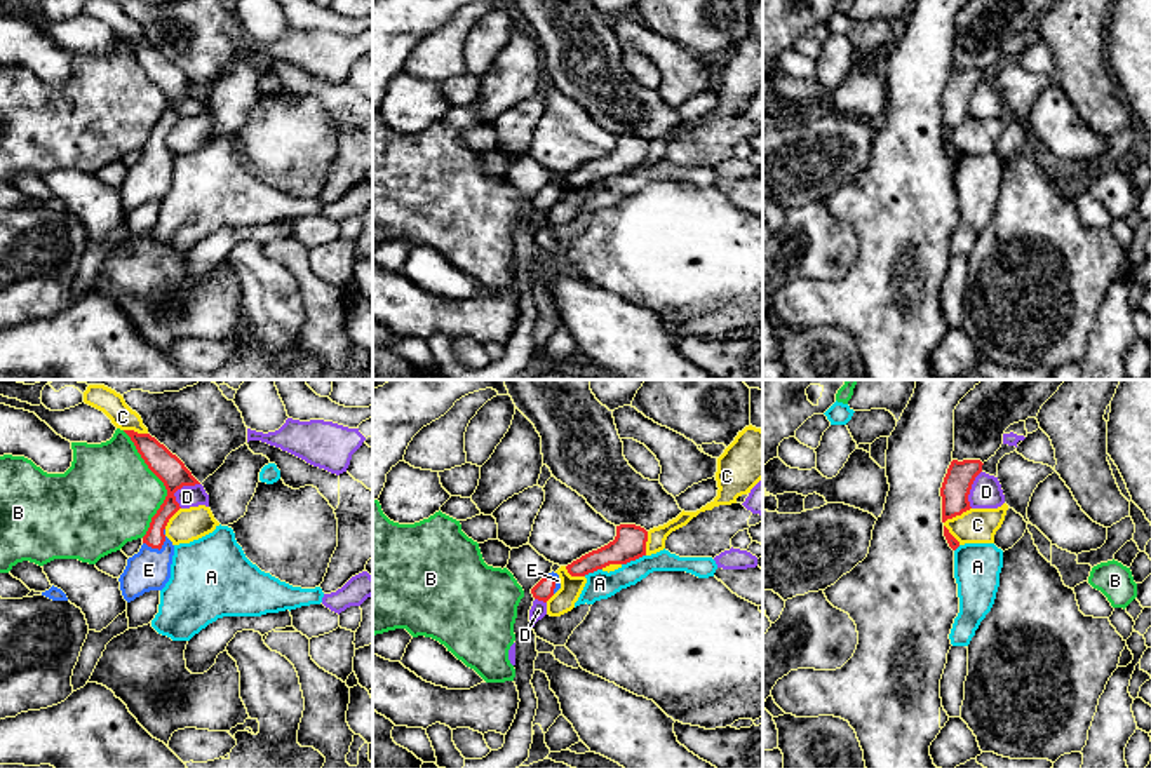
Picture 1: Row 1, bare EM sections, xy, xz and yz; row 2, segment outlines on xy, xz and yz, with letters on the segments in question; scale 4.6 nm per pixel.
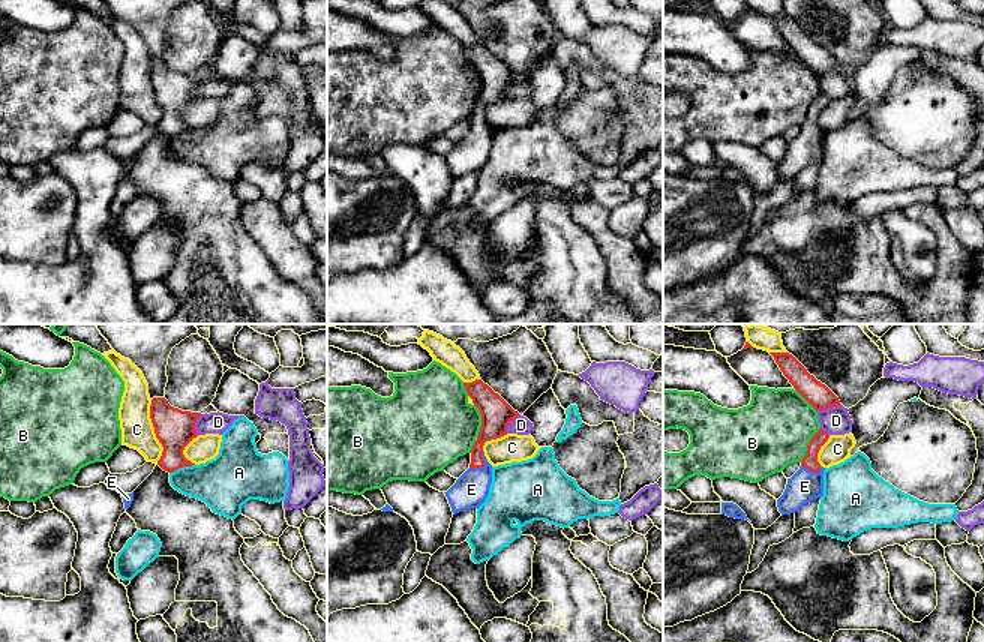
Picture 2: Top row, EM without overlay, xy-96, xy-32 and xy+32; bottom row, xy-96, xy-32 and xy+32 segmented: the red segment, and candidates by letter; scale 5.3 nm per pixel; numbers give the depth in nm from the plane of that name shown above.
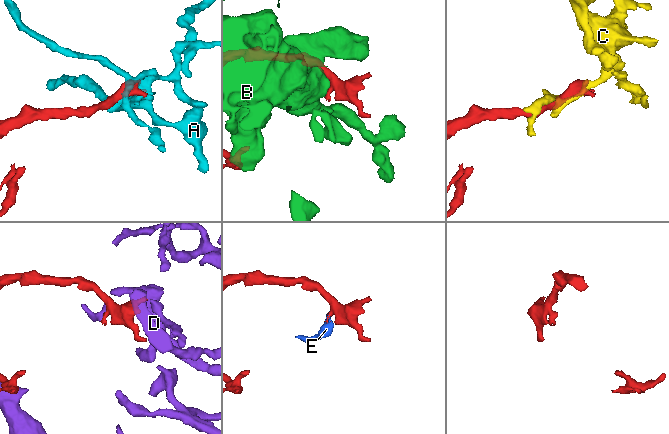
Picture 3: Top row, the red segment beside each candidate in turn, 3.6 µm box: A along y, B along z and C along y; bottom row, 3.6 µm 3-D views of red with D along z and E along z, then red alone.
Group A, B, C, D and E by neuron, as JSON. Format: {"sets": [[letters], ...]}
{"sets": [["A"], ["B"], ["C"], ["D"], ["E"]]}

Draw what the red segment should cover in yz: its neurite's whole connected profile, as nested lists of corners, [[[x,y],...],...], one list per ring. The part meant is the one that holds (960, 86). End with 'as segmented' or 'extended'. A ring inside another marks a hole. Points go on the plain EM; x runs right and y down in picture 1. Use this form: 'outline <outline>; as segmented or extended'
outline [[[952,70],[944,87],[942,106],[942,132],[970,120],[968,104],[975,87],[982,82],[980,70]]]; as segmented

